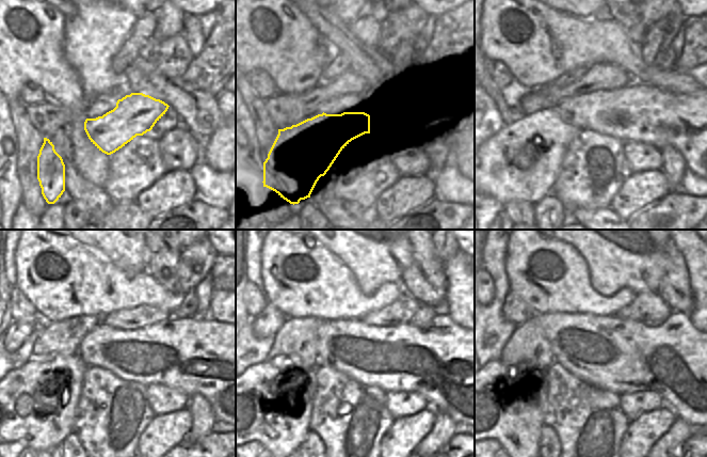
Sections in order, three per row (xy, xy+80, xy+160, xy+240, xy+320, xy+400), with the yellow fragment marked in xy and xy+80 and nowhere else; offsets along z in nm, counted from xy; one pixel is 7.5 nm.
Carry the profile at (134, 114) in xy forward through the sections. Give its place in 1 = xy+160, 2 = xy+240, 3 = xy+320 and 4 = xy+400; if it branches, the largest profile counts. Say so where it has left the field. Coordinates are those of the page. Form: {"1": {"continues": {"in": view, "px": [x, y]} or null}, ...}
{"1": {"continues": {"in": "xy+160", "px": [521, 161]}}, "2": {"continues": {"in": "xy+240", "px": [27, 406]}}, "3": {"continues": {"in": "xy+320", "px": [260, 405]}}, "4": {"continues": {"in": "xy+400", "px": [496, 405]}}}

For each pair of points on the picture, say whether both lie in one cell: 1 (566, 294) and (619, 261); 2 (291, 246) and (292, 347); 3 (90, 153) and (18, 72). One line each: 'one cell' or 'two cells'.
1: two cells
2: two cells
3: one cell

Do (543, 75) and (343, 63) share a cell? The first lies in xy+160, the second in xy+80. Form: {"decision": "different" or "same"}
{"decision": "different"}

